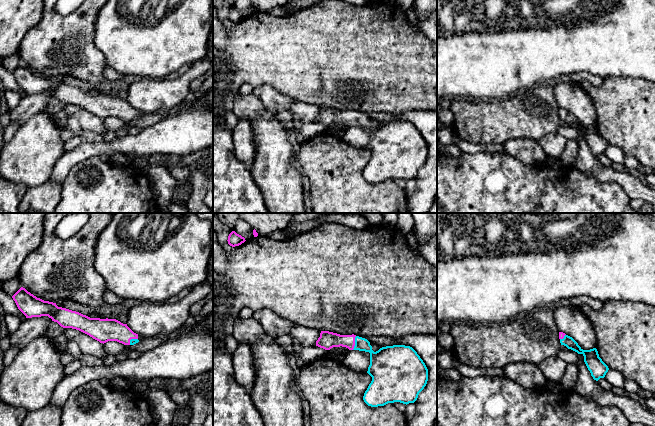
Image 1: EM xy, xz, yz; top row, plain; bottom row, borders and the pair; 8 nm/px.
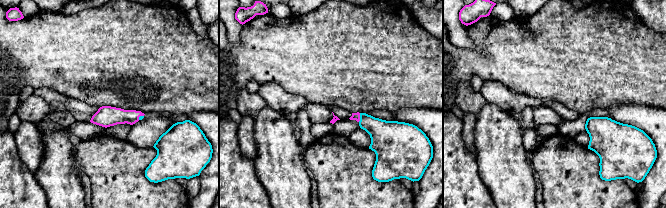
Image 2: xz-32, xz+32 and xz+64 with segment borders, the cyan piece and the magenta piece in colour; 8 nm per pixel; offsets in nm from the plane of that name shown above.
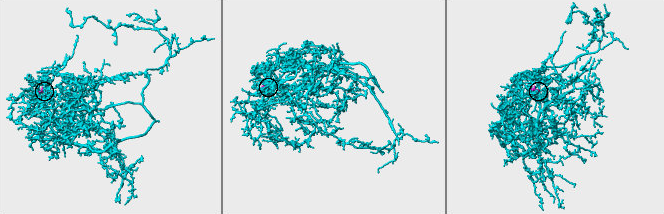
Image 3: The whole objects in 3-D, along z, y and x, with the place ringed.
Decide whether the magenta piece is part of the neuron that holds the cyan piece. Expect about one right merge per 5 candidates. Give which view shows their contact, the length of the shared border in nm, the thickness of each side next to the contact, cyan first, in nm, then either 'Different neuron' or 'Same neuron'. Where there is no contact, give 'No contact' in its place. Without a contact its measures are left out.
Touches cyan in xz. Shared border 120 nm. Thickness 180 nm (cyan) against 140 nm. Same neuron

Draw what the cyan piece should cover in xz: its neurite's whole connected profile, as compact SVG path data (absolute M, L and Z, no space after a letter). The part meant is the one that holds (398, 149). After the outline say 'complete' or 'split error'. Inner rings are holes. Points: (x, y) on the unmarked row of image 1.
M321 107L316 122L325 126L346 123L370 129L367 149L372 153L364 169L364 178L371 183L388 179L414 179L428 157L428 145L410 122L393 121L374 128L370 118L362 113Z; split error

